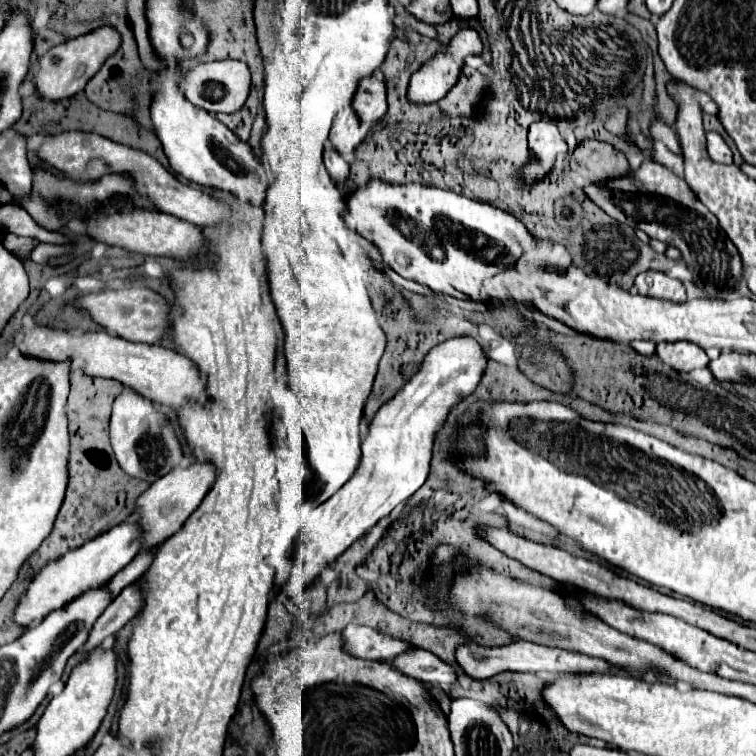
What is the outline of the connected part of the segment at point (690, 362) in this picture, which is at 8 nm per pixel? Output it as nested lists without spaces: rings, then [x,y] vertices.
[[[661,342],[657,344],[657,356],[667,366],[679,372],[707,368],[709,364],[707,354],[697,344],[689,344],[689,342]]]

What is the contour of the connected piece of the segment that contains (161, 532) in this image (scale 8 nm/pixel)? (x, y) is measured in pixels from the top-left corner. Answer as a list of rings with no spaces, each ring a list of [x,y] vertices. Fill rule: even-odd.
[[[191,462],[187,468],[175,466],[165,476],[155,480],[145,494],[139,496],[135,510],[139,512],[139,522],[143,524],[147,534],[143,548],[159,546],[181,528],[181,524],[189,518],[189,514],[197,508],[197,504],[201,504],[205,494],[215,484],[217,472],[219,472],[217,466],[209,462]]]

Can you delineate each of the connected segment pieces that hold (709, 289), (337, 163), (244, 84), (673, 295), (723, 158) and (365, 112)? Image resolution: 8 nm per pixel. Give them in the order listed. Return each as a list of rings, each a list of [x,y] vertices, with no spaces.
[[[643,160],[639,170],[633,170],[621,180],[609,184],[585,186],[587,196],[603,208],[611,218],[629,224],[631,228],[643,230],[649,238],[657,238],[675,246],[681,252],[687,268],[693,276],[693,284],[703,290],[709,298],[723,298],[737,290],[743,274],[741,254],[735,244],[727,238],[715,214],[711,214],[695,192],[689,188],[685,178],[653,160]]]
[[[330,143],[325,146],[323,153],[323,161],[325,167],[332,179],[342,179],[340,182],[346,181],[350,167],[342,156],[333,149]]]
[[[219,60],[219,62],[203,62],[193,70],[187,70],[183,80],[183,92],[189,102],[193,102],[199,108],[205,108],[211,114],[219,114],[219,112],[233,114],[243,108],[249,94],[249,84],[251,84],[251,72],[245,62]]]
[[[655,270],[641,272],[635,280],[635,288],[643,296],[653,296],[653,298],[661,298],[661,300],[677,302],[677,304],[687,300],[685,286],[681,280],[675,280],[663,272],[655,272]]]
[[[707,132],[707,150],[713,162],[719,164],[731,164],[733,162],[733,152],[727,146],[727,142],[721,138],[717,132]]]
[[[373,76],[373,80],[365,80],[365,84],[361,84],[361,92],[357,92],[357,100],[353,102],[357,118],[365,130],[369,130],[377,120],[383,120],[387,114],[385,86],[377,78],[379,76]]]

